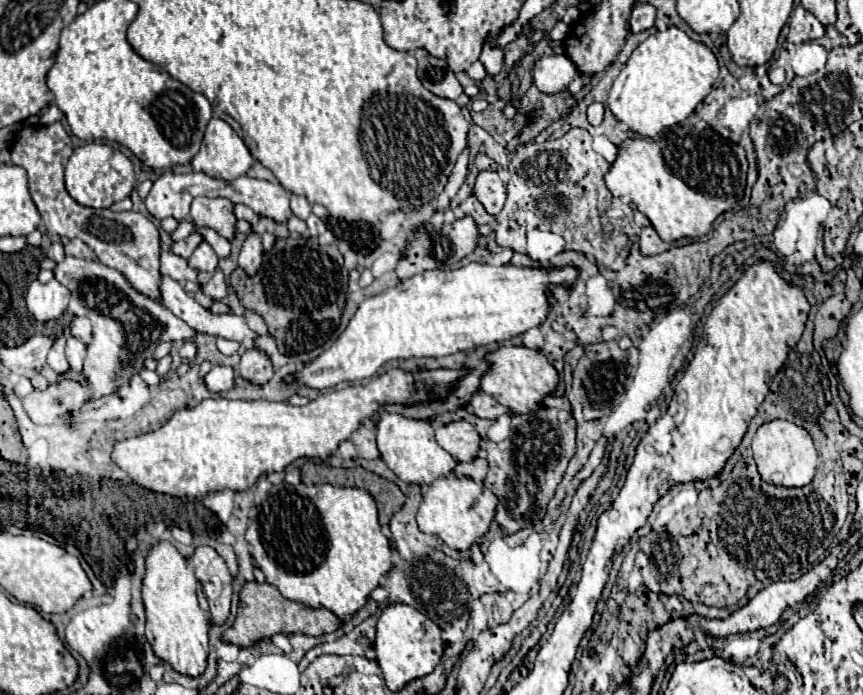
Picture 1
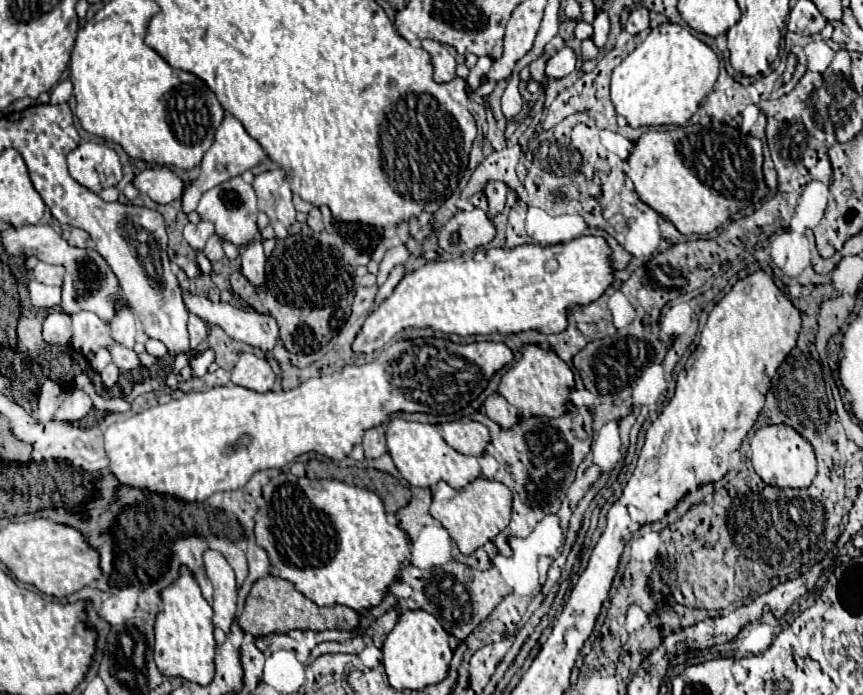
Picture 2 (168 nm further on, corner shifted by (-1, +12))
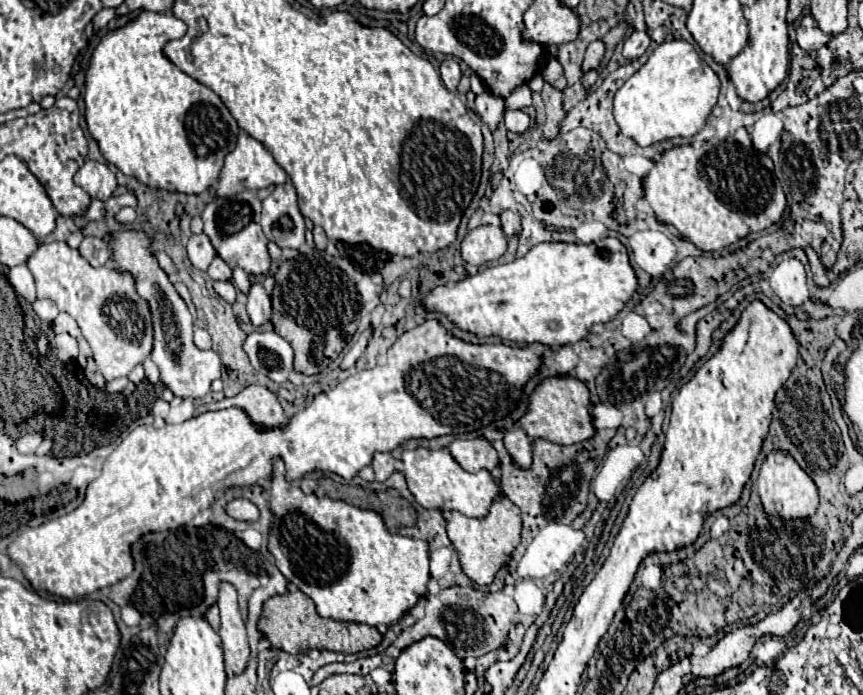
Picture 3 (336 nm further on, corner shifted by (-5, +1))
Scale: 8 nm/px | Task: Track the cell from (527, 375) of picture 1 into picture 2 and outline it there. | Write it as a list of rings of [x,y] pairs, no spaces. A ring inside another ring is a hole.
[[[523,344],[519,348],[521,358],[509,366],[499,382],[499,394],[513,404],[523,416],[561,416],[567,410],[569,392],[573,388],[573,372],[569,366],[549,348],[537,344]]]

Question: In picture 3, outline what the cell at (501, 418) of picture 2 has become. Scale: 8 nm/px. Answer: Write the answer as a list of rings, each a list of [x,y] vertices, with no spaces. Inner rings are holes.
[[[513,427],[513,429],[505,431],[505,447],[521,469],[531,467],[531,461],[533,461],[531,441],[529,441],[527,433],[521,427]]]

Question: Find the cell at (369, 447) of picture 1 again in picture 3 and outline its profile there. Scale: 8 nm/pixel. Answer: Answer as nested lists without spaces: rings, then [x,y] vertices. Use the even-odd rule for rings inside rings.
[[[375,453],[373,457],[373,469],[375,469],[375,477],[377,481],[385,481],[391,477],[391,473],[395,471],[395,459],[391,453]]]

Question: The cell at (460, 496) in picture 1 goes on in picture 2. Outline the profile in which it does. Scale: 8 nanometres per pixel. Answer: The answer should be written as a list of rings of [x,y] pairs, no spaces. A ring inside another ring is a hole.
[[[479,476],[459,490],[447,486],[447,482],[439,482],[431,488],[431,494],[433,500],[431,500],[429,514],[445,526],[445,530],[449,532],[449,536],[455,540],[457,548],[463,554],[471,554],[475,548],[493,540],[509,524],[511,490],[501,482]]]

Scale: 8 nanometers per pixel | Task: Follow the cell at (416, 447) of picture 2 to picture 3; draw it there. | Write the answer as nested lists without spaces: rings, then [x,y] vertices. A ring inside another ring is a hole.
[[[413,449],[403,451],[403,473],[409,485],[409,491],[415,495],[415,501],[425,509],[441,509],[441,511],[459,511],[467,517],[483,519],[489,513],[493,499],[499,495],[497,481],[489,471],[467,473],[461,465],[451,457],[449,449],[431,451],[431,449]]]

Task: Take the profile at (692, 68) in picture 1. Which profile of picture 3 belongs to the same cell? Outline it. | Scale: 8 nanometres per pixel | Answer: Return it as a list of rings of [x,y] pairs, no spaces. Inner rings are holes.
[[[683,39],[663,41],[647,63],[625,81],[615,95],[613,115],[621,133],[637,145],[649,147],[673,137],[693,137],[703,127],[717,103],[719,77],[701,61],[695,47]]]

